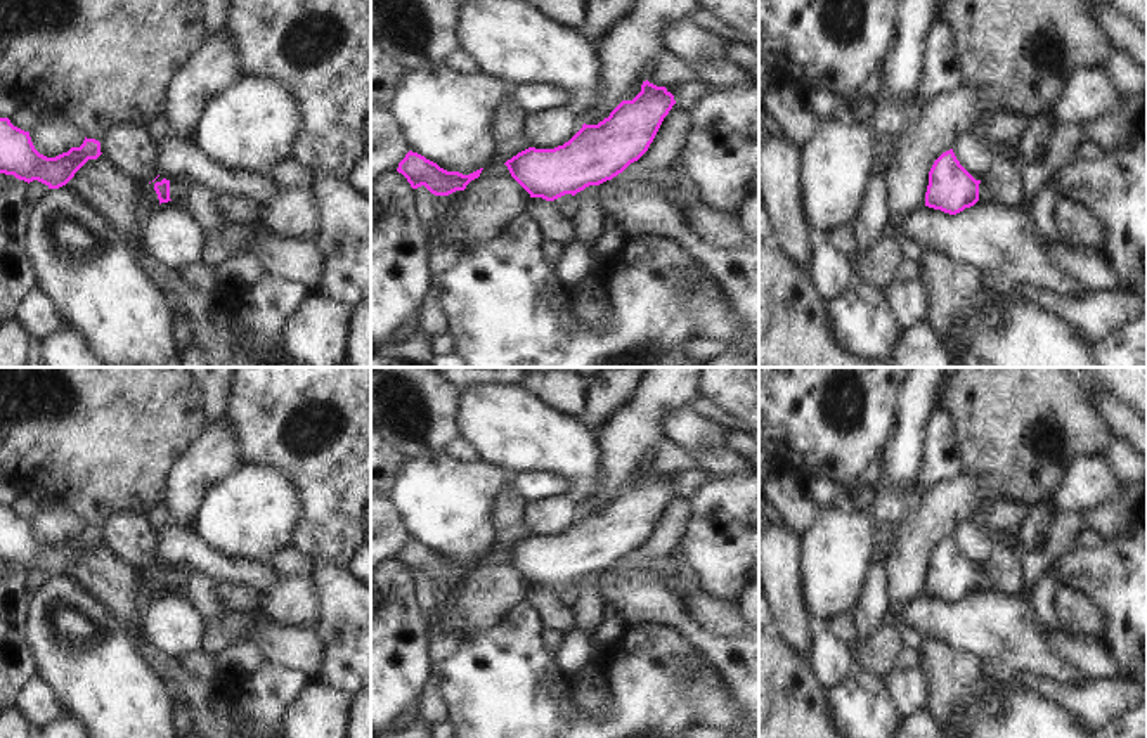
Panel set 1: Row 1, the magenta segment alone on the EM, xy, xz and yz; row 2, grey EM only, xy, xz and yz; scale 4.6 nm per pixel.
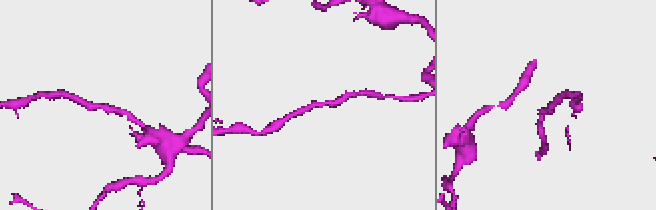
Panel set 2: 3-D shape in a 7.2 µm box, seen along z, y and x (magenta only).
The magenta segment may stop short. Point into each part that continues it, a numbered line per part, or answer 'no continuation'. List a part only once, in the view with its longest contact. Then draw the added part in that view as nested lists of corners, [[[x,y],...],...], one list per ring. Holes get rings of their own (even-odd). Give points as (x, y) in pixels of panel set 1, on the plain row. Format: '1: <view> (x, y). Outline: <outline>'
1: xz (567, 593). Outline: [[[565,582],[554,589],[551,589],[553,594],[568,608],[574,606],[575,599],[577,599],[577,586],[572,582]]]

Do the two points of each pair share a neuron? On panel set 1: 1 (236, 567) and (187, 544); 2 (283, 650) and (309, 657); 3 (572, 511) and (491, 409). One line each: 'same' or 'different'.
1: same
2: same
3: different

